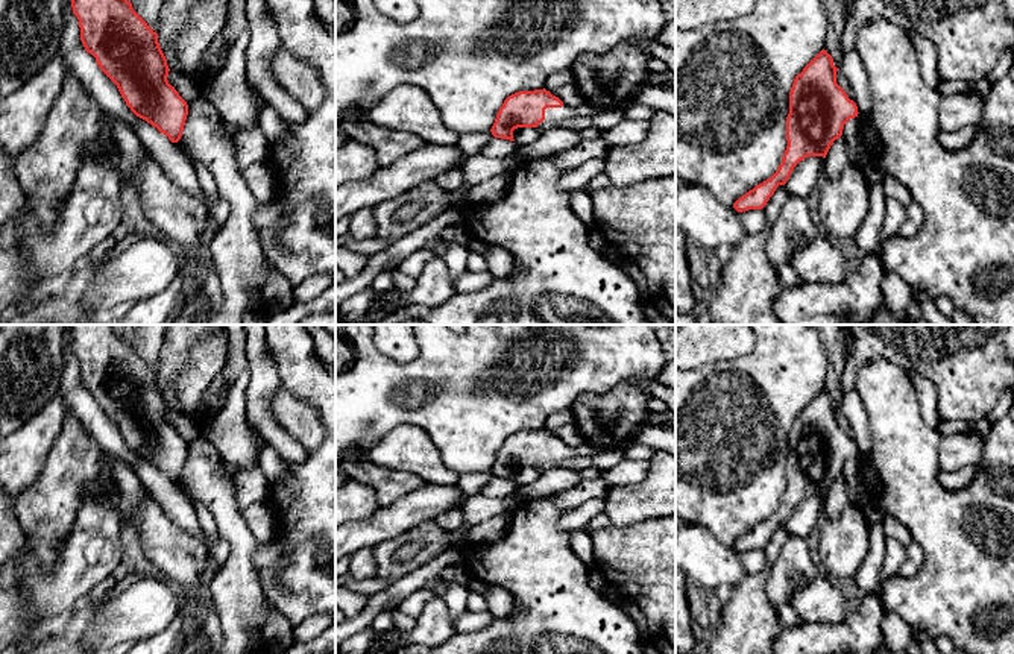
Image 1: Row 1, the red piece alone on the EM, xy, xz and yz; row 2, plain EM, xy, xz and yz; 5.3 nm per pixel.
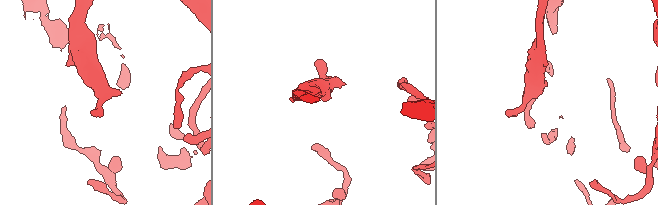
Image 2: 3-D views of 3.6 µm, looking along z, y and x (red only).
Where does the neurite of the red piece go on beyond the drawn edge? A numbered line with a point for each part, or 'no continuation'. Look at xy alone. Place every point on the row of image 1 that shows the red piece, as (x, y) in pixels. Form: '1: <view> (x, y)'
no continuation

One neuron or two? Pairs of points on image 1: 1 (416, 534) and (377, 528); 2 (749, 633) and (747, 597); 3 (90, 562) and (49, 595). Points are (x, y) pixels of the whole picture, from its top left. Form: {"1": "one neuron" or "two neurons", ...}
{"1": "two neurons", "2": "one neuron", "3": "one neuron"}

